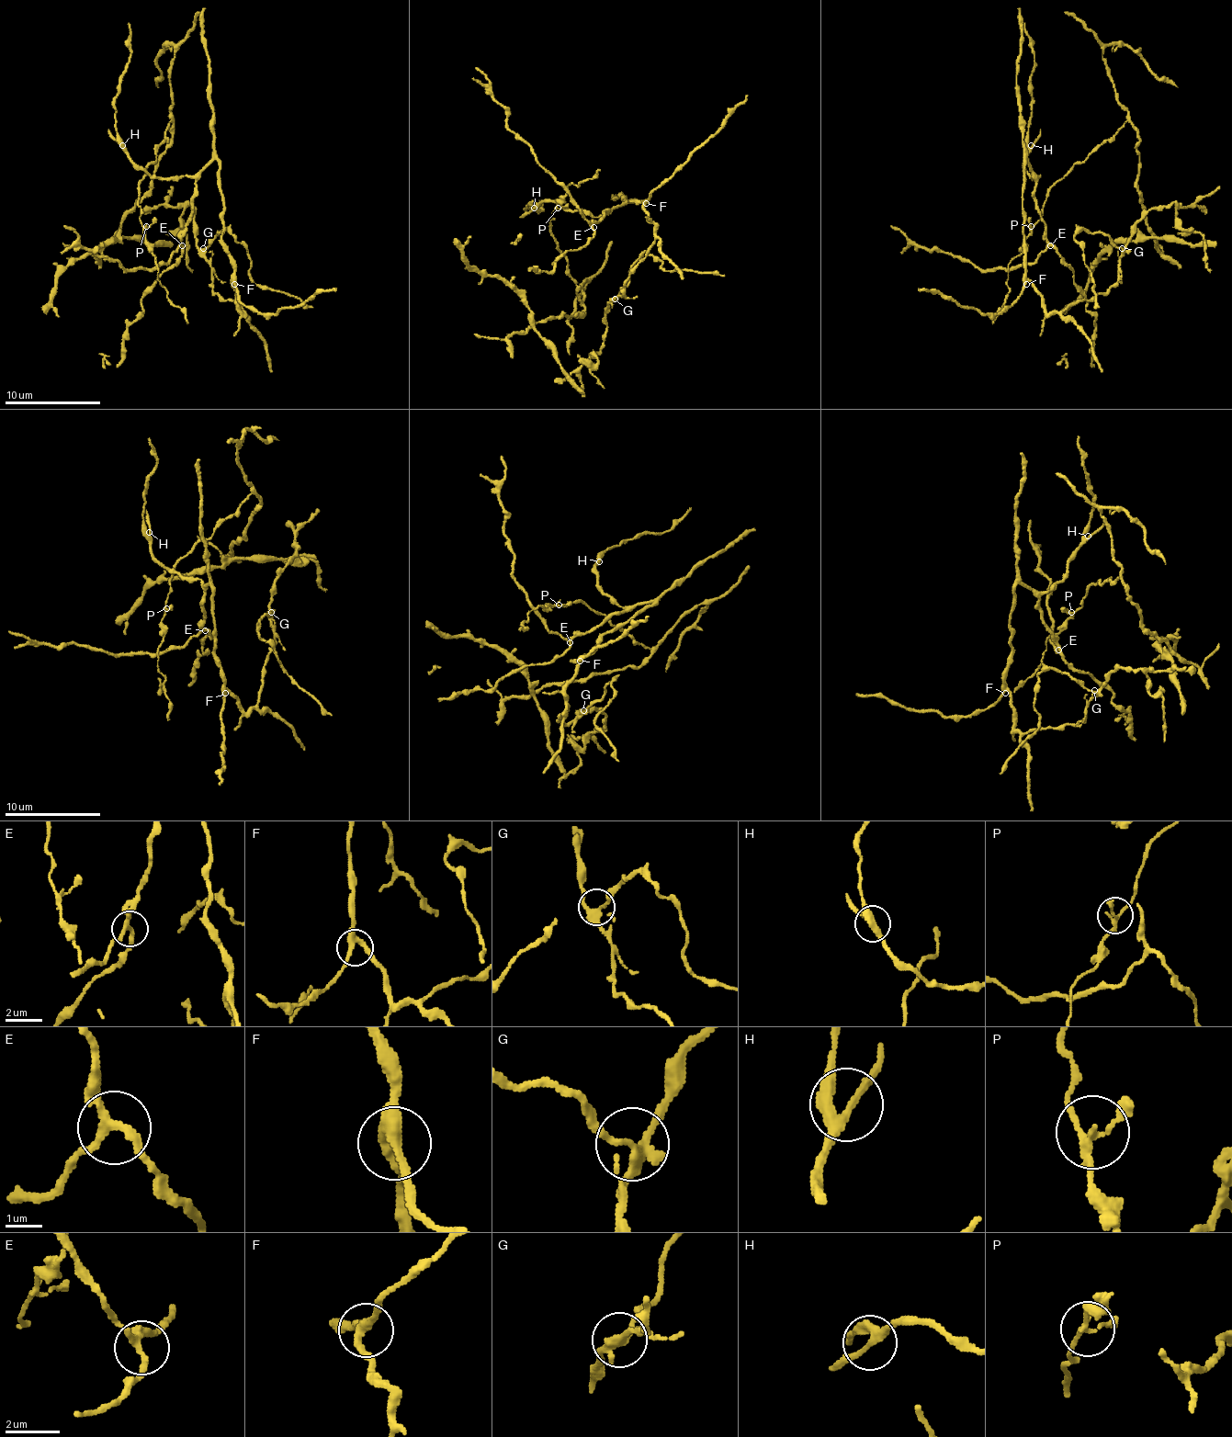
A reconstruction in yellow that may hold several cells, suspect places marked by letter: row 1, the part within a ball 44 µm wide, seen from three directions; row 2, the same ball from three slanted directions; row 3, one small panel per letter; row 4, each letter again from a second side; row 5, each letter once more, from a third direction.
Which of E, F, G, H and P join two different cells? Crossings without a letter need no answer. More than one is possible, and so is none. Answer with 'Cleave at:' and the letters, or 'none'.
Cleave at: none

